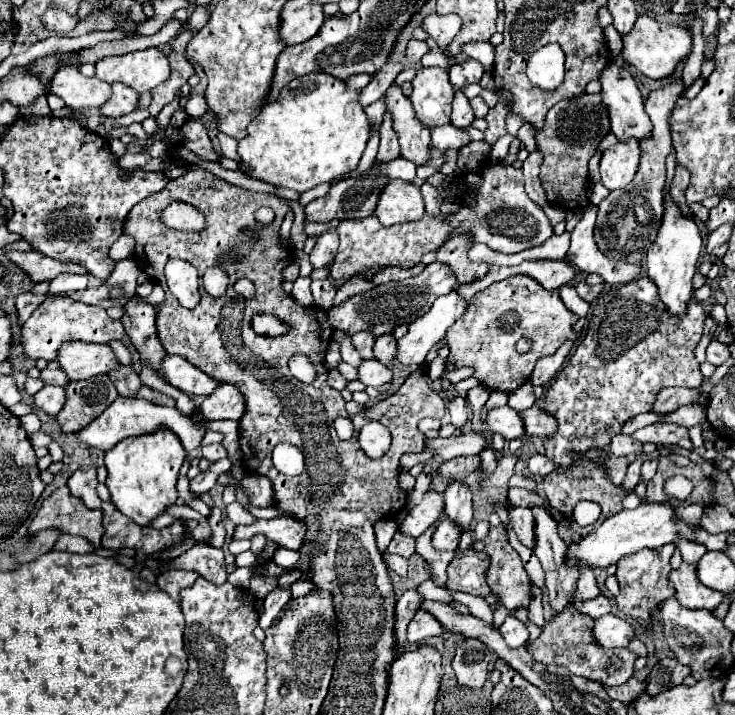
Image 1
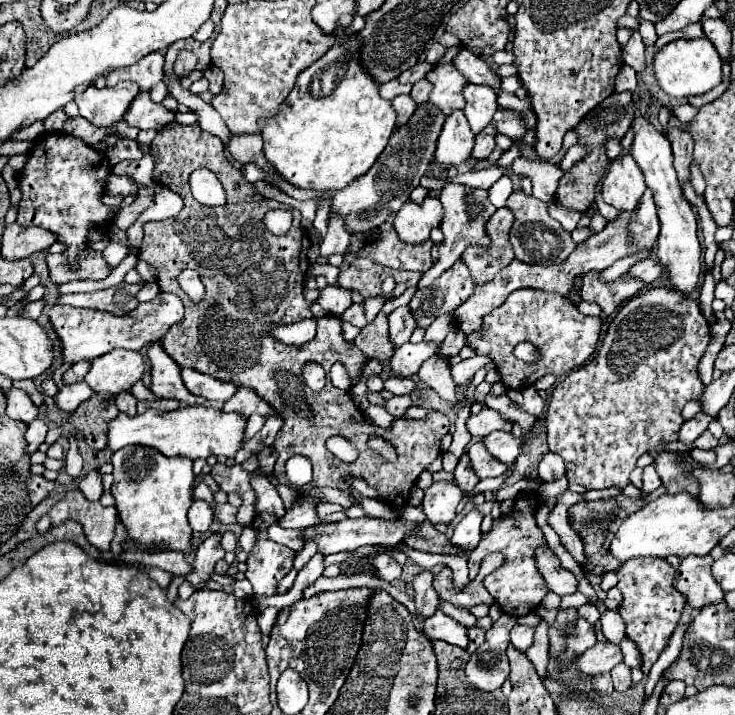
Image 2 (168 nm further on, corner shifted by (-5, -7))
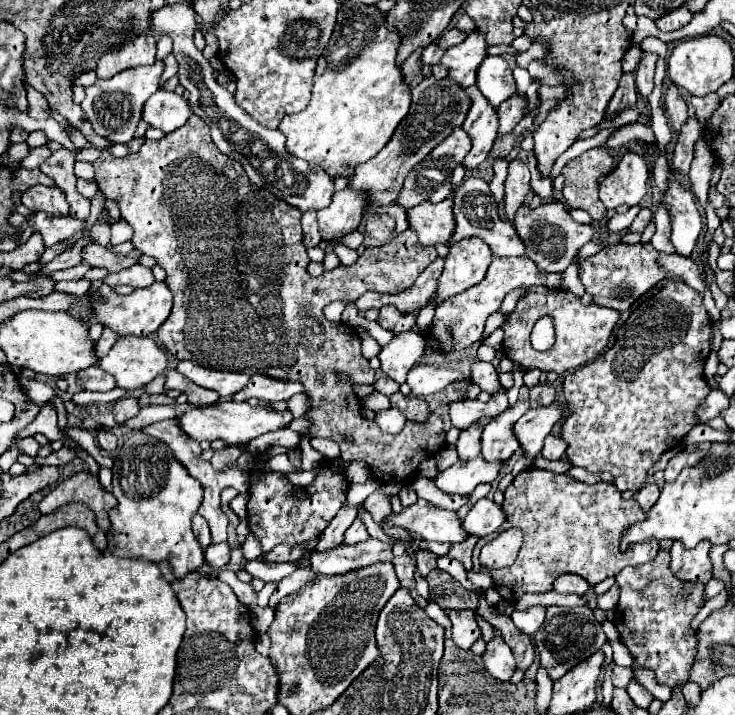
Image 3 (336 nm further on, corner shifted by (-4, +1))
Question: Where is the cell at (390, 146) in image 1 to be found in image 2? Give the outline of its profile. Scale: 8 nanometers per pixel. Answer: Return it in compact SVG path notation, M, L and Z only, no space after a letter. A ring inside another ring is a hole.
M397 96L397 98L393 100L393 108L395 108L397 114L399 114L397 126L409 120L409 116L411 116L413 110L415 110L415 106L417 106L417 102L415 102L411 96Z

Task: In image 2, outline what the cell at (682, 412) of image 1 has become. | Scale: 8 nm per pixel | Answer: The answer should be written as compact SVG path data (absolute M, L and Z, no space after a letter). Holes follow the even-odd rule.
M706 430L695 440L693 445L699 449L714 449L718 445L718 440L712 437L711 433Z

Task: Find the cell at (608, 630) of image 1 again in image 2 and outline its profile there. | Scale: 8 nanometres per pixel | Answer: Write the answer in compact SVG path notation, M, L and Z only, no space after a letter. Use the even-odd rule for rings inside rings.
M599 642L577 660L577 672L585 678L591 678L603 672L611 672L611 668L617 666L621 660L623 654L619 646L613 646L611 642Z

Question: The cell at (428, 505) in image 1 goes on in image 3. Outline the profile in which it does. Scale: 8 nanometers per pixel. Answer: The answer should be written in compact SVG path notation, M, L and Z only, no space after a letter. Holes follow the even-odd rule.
M482 456L472 460L472 464L456 462L448 470L436 476L436 486L444 494L470 494L478 482L494 482L498 478L500 464L484 464Z

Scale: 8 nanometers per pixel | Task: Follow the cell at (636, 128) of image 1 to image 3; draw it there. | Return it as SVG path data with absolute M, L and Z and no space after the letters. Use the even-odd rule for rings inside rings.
M668 168L668 188L662 192L660 204L664 204L670 212L670 242L676 254L690 256L702 230L702 216L696 208L694 194L680 186L672 168Z

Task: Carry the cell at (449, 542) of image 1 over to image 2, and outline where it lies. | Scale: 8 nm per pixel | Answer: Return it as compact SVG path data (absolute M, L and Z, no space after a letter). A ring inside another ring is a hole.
M471 510L469 514L465 514L453 528L453 536L451 542L455 546L461 546L465 552L471 552L473 548L477 548L477 544L481 542L481 520L483 514L479 510Z

